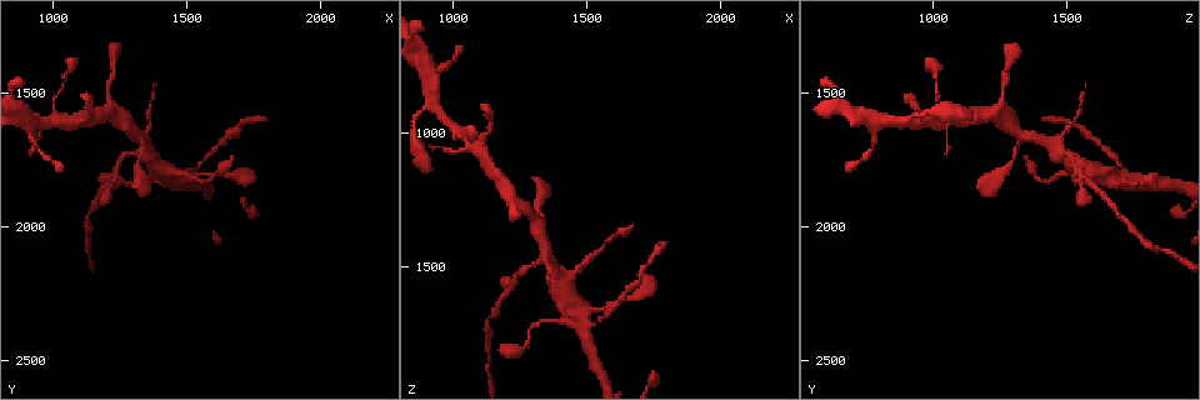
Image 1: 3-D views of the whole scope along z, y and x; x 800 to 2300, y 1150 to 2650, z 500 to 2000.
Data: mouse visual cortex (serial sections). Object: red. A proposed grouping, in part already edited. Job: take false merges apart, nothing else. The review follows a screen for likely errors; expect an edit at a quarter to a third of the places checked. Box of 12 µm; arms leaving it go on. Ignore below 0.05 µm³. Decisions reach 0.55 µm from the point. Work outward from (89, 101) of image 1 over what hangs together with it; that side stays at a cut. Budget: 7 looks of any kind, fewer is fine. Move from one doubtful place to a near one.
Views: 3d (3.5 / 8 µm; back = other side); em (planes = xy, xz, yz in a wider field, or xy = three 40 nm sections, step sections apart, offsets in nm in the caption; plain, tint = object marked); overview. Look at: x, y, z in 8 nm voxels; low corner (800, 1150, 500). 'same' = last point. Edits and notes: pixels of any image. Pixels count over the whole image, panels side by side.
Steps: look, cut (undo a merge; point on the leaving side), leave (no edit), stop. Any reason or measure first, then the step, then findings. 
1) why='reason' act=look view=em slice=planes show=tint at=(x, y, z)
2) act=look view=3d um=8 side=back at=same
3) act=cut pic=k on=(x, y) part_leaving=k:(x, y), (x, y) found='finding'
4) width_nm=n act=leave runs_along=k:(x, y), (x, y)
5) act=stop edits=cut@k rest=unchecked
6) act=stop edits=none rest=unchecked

why='narrows sharply' act=look view=3d um=8 at=(1090, 1610, 1040)

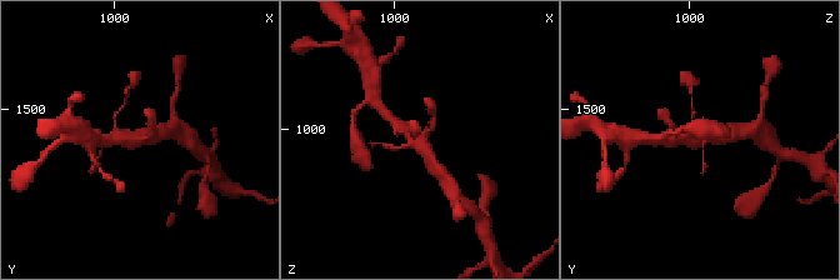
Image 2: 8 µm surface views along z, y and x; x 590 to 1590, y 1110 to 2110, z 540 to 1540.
why='need the tissue' act=look view=em slice=xy step=5 show=tint at=(1090, 1600, 1030)

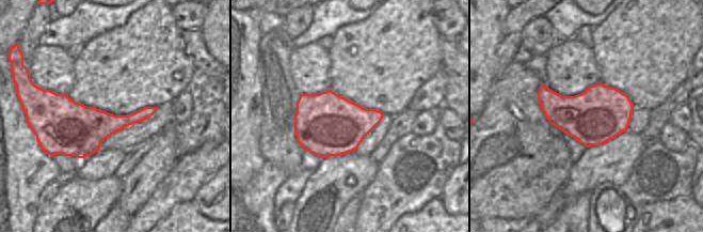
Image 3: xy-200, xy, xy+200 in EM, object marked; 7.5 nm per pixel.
act=leave runs_along=2:(673, 126), (695, 139), (726, 136) found='all the same cell'

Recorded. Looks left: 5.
why='branch point' act=look view=3d um=3.5 side=back at=(1210, 1580, 1240)

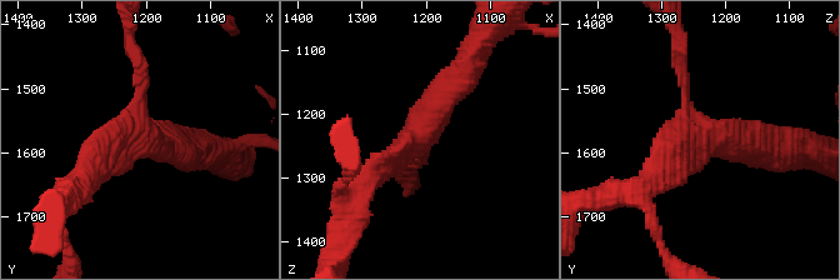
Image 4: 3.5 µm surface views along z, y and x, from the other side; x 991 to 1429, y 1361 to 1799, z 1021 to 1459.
arms=3 arm_widths_nm=150,350,400 why='shape alone is not enough' act=look view=em slice=planes show=tint at=(1215, 1570, 1240)

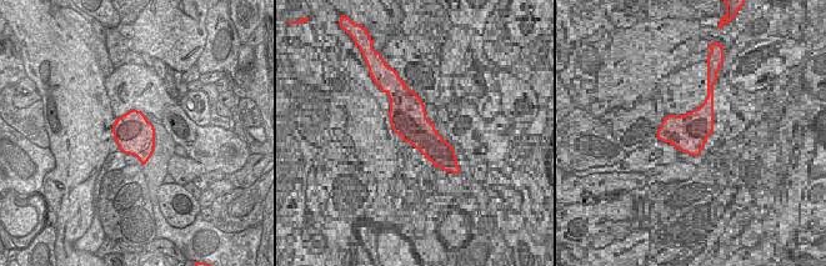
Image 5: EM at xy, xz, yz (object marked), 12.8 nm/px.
act=leave runs_along=4:(461, 74), (423, 131), (365, 183) found='all the same cell'

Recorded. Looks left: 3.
why='sharp bend' act=look view=3d um=3.5 side=back at=(1490, 1820, 1700)

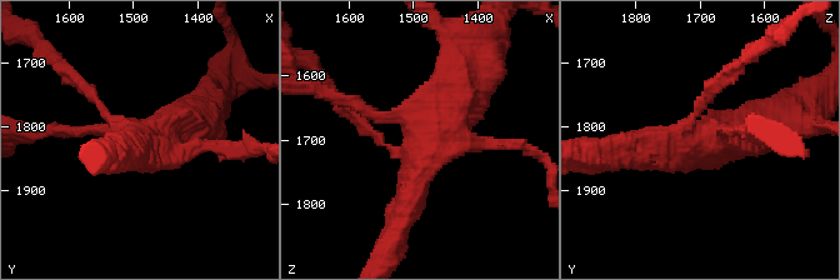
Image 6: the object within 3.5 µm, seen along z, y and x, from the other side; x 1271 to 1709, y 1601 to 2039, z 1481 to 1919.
why='need the tissue' act=look view=em slice=xy step=2 show=tint at=(1490, 1815, 1710)

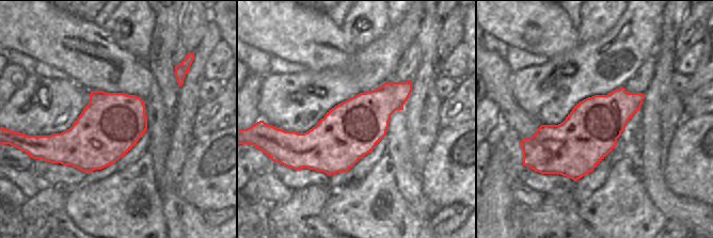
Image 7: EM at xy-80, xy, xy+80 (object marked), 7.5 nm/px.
width_nm=440 act=cut pic=6 on=(710, 83) part_leaving=6:(698, 108), (749, 54), (775, 35) found='two cells meet here'

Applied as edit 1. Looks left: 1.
act=stop edits=cut@6 rest=unchecked

